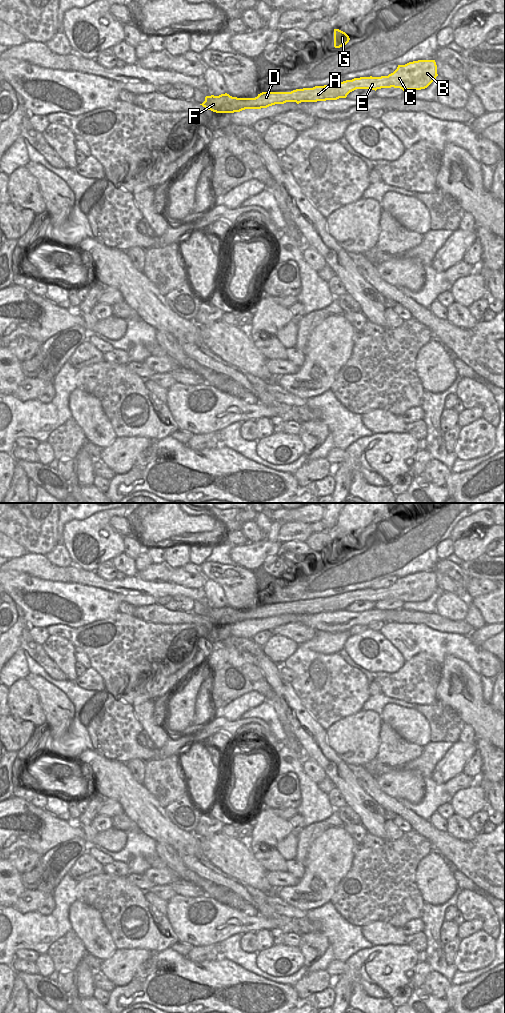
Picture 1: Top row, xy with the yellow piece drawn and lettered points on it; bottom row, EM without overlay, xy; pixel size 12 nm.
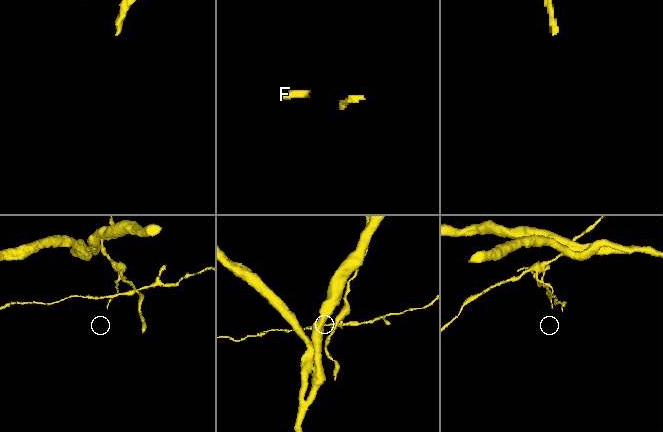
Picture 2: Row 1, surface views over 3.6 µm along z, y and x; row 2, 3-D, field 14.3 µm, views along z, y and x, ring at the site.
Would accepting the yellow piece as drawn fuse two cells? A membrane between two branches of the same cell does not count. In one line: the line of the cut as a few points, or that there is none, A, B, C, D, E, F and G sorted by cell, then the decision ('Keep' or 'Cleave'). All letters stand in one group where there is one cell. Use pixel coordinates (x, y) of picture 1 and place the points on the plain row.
Split along xy (347, 606), (342, 604), (339, 608). Groups: A B C D E F / G. Cleave

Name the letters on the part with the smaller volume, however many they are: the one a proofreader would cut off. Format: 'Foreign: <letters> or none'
Foreign: G

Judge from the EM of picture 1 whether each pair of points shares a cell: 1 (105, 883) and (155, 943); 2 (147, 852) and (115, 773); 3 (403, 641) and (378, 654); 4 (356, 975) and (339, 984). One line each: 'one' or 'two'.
1: one
2: two
3: two
4: one

